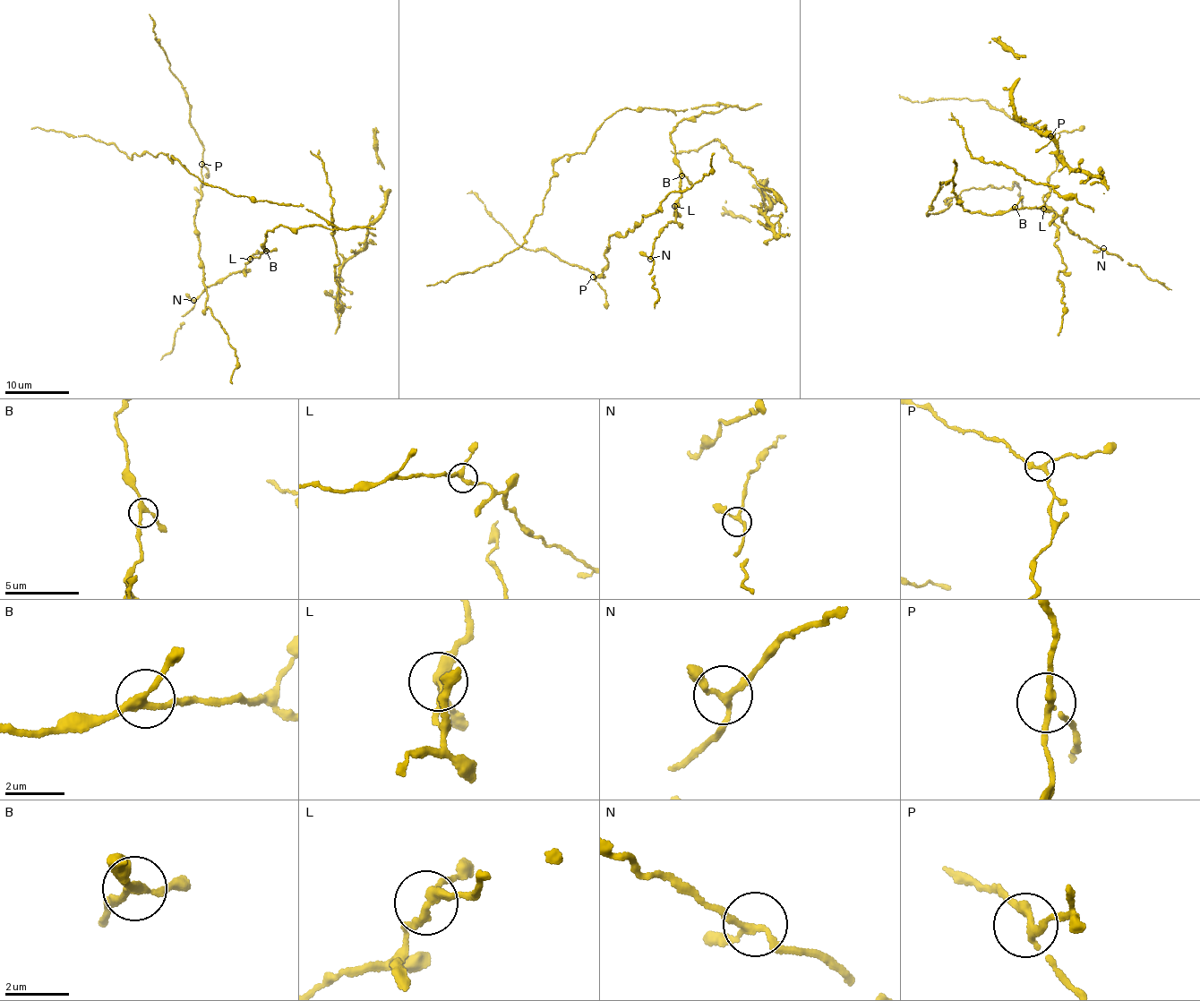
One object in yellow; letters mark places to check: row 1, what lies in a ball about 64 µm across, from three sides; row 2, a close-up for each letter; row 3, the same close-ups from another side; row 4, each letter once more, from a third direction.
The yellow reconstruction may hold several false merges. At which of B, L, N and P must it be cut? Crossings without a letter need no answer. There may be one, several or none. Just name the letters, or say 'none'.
none

